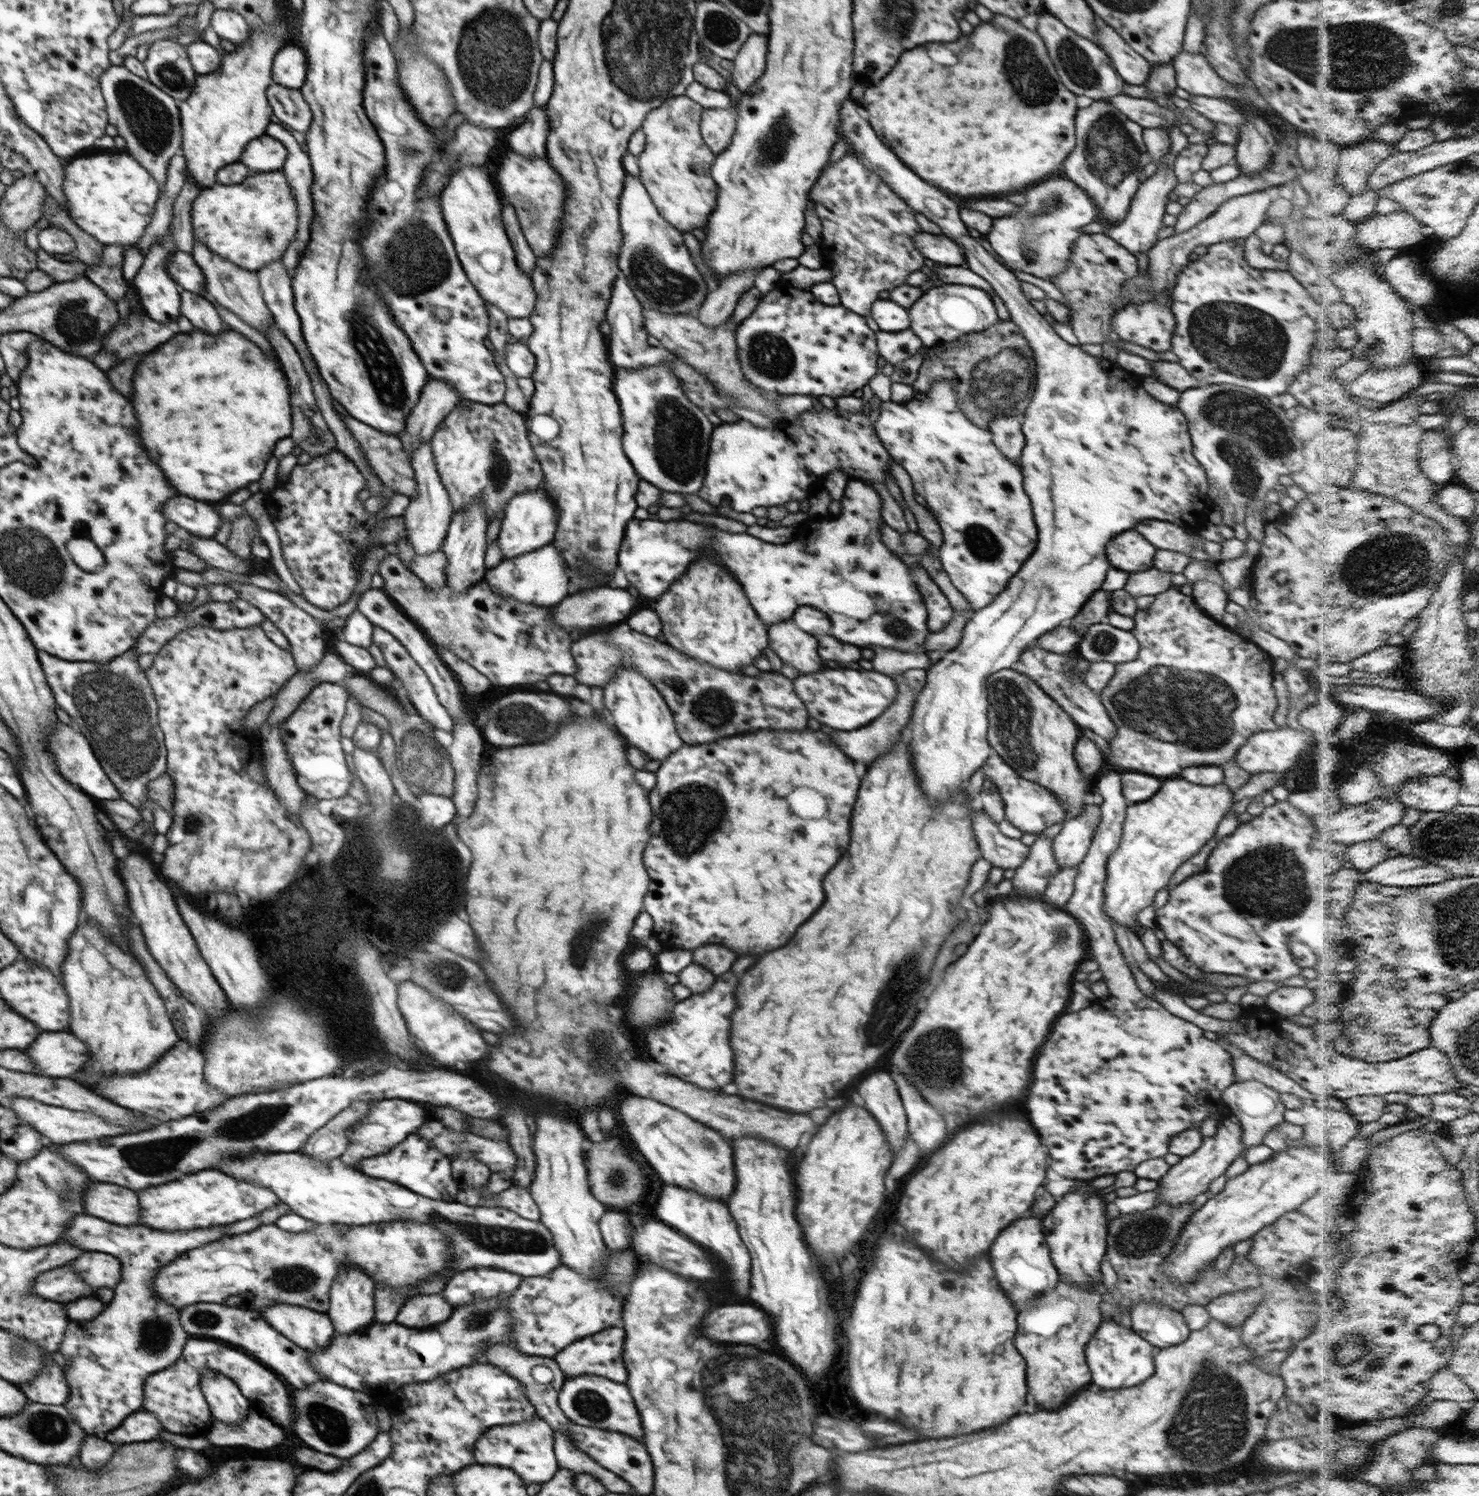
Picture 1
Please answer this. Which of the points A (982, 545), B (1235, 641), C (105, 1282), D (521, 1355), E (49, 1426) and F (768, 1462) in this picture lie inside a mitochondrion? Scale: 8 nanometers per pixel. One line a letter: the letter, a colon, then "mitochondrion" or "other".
A: mitochondrion
B: other
C: other
D: other
E: mitochondrion
F: mitochondrion

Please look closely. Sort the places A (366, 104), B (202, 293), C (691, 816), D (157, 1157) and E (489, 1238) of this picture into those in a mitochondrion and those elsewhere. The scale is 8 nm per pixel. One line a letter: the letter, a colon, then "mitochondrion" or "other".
A: other
B: other
C: mitochondrion
D: mitochondrion
E: mitochondrion

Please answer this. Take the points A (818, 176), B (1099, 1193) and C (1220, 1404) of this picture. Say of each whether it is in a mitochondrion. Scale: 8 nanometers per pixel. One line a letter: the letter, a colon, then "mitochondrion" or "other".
A: other
B: other
C: mitochondrion

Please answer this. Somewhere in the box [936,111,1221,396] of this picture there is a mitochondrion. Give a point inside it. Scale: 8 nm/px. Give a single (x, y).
(1055, 202)

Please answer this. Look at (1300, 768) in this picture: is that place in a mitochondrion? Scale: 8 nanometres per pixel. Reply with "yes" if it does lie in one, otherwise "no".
yes

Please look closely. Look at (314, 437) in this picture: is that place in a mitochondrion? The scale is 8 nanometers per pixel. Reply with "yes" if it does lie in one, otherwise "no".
yes

